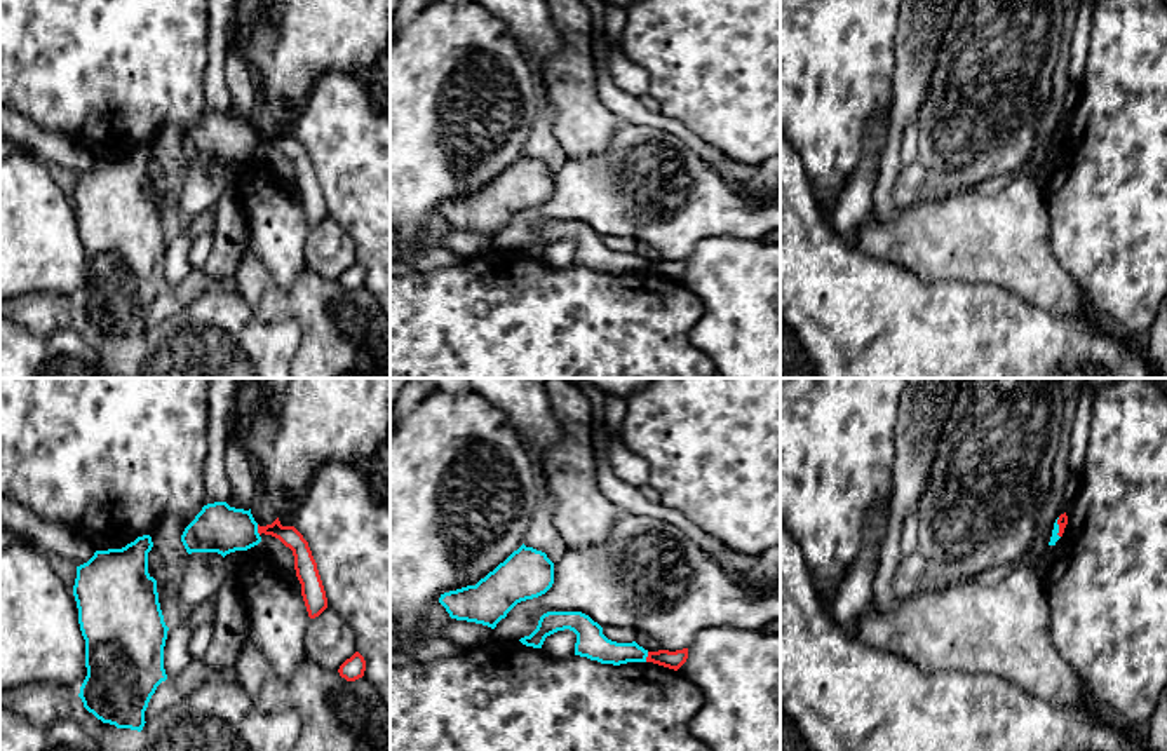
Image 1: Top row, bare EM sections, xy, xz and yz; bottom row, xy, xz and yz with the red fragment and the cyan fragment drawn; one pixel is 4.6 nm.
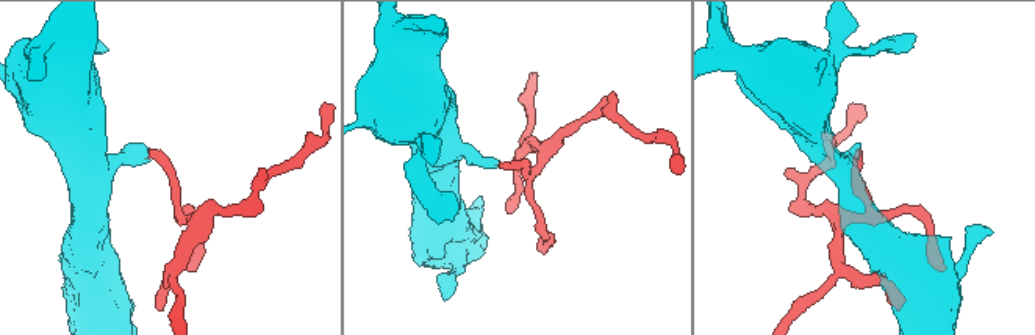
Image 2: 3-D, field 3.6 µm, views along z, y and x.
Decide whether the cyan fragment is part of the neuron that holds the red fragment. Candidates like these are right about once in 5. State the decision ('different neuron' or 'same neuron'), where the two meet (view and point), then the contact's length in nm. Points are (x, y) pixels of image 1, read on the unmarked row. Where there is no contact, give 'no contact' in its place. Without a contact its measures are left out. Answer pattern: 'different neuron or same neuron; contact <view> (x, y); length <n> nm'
different neuron; contact xy (258, 140); length 50 nm

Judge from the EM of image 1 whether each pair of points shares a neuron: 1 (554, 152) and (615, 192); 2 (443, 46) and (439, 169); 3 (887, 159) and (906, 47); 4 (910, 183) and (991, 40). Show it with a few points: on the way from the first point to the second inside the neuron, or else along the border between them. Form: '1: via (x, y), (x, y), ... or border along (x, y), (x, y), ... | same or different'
1: border along (566, 157), (554, 173) | different
2: via (441, 77), (431, 108), (434, 138) | same
3: via (896, 131), (906, 107), (906, 75) | same
4: border along (918, 157), (925, 169), (925, 180), (915, 196) | different

